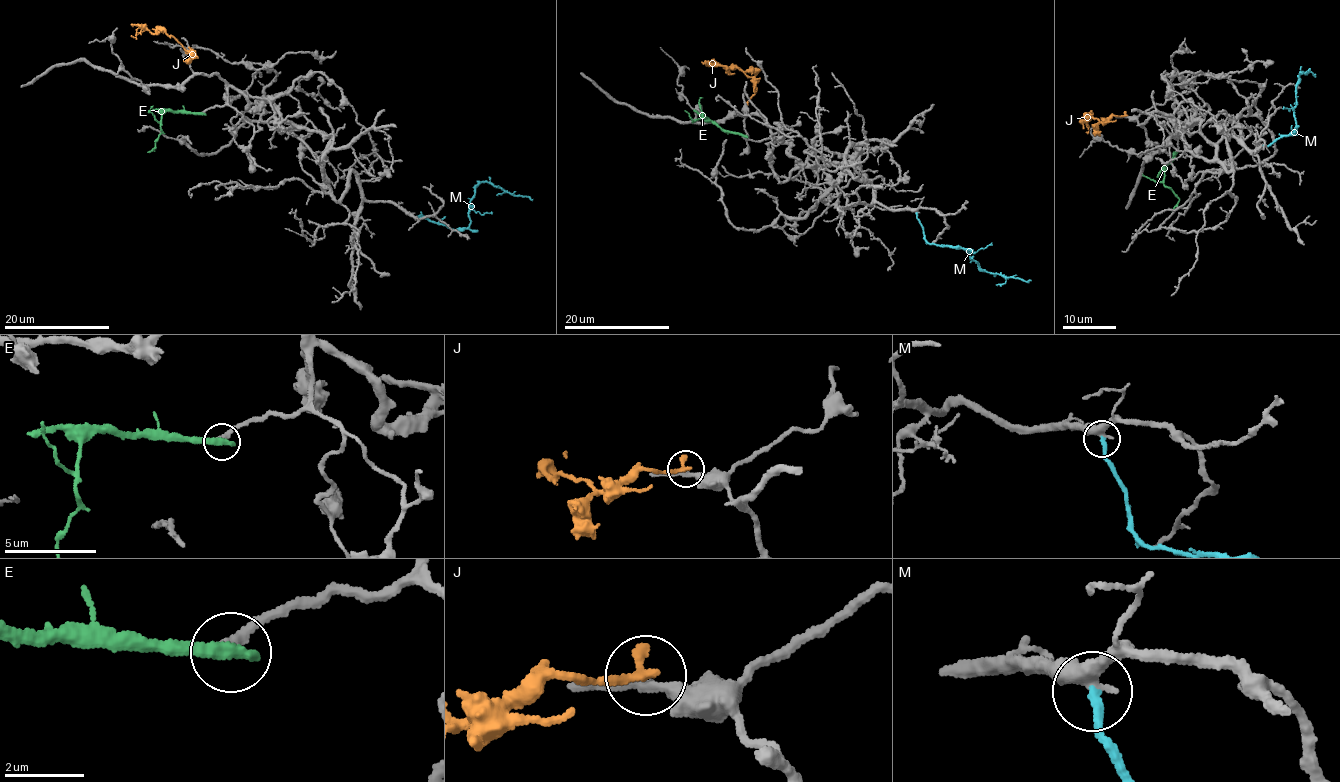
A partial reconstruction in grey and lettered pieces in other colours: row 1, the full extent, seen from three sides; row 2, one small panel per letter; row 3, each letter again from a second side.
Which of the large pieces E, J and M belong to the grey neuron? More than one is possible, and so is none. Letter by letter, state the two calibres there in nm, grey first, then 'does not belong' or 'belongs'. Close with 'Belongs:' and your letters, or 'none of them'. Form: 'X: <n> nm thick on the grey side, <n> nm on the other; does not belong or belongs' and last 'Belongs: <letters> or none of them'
E: 260 nm thick on the grey side, 420 nm on the other; does not belong
J: 280 nm thick on the grey side, 300 nm on the other; does not belong
M: 400 nm thick on the grey side, 240 nm on the other; belongs
Belongs: M

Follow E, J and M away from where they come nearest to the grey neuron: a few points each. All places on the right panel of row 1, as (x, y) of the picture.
E: (1176, 152), (1164, 172), (1164, 185), (1179, 202), (1172, 212)
J: (1126, 116), (1115, 115), (1101, 122), (1087, 116), (1086, 132)
M: (1263, 145), (1297, 134), (1295, 84), (1299, 72), (1306, 73), (1308, 70)

